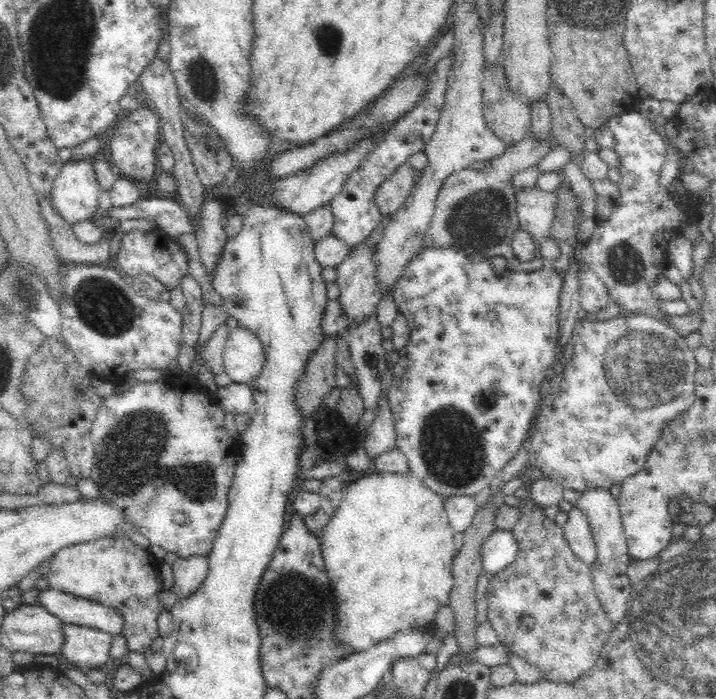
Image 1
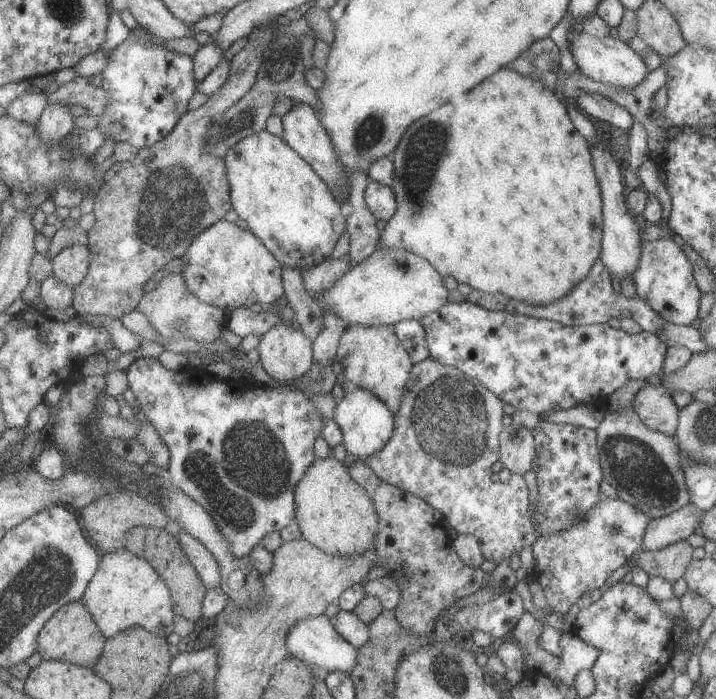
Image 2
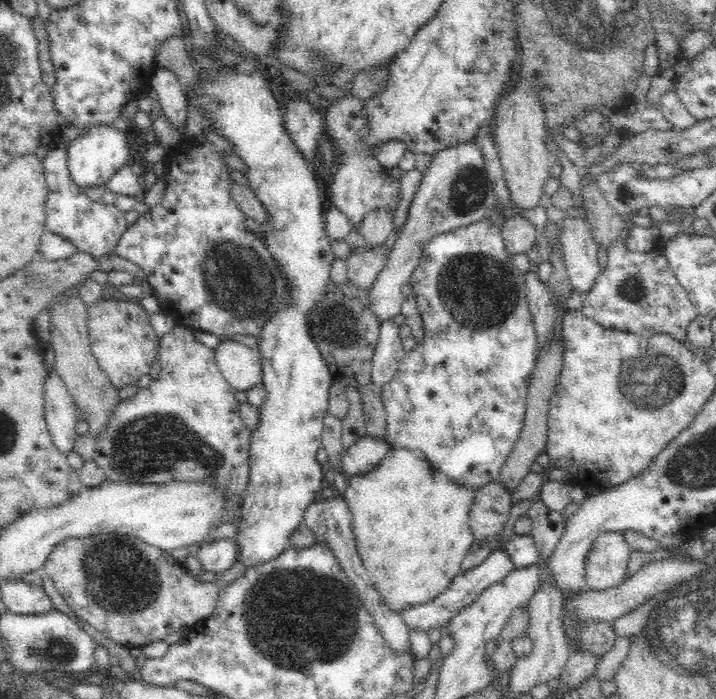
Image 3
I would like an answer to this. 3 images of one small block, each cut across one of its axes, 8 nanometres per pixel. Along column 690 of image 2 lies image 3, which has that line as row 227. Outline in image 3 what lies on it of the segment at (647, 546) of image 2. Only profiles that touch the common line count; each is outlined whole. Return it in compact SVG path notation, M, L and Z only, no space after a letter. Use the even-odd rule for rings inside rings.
M512 213L506 217L501 233L506 253L510 258L520 252L529 251L533 247L534 238L538 235L530 221L519 213Z

